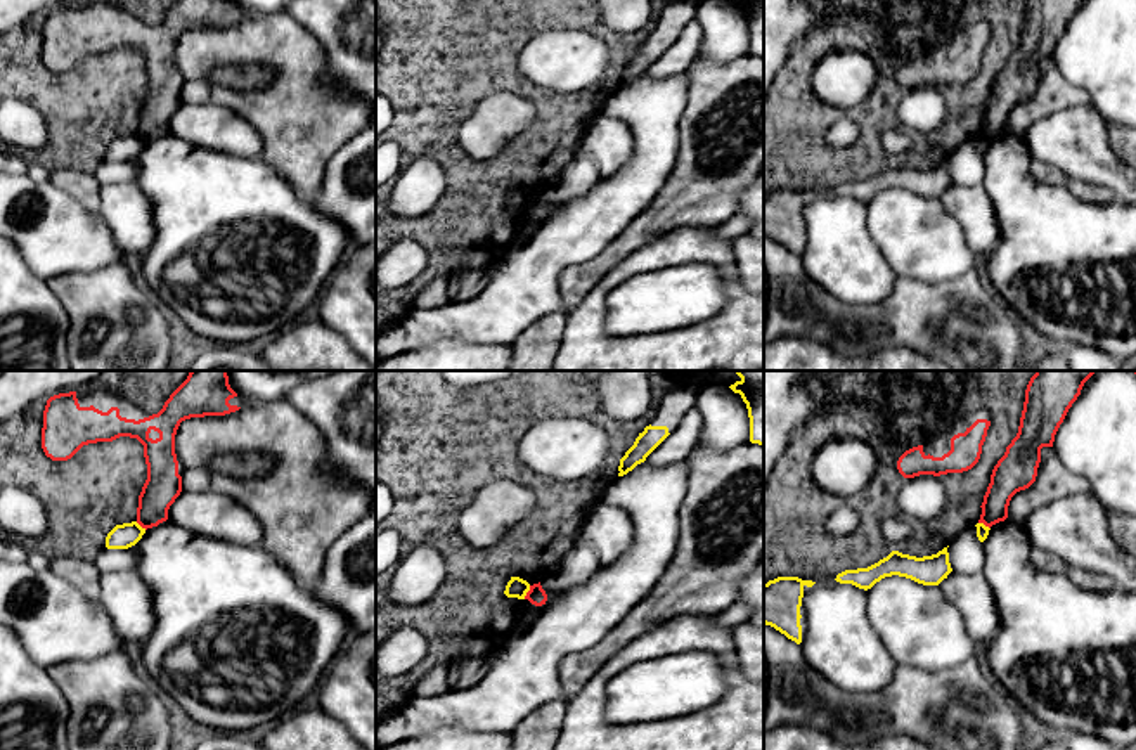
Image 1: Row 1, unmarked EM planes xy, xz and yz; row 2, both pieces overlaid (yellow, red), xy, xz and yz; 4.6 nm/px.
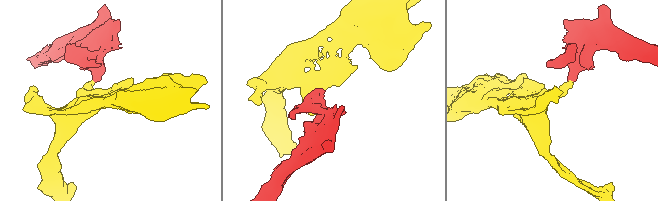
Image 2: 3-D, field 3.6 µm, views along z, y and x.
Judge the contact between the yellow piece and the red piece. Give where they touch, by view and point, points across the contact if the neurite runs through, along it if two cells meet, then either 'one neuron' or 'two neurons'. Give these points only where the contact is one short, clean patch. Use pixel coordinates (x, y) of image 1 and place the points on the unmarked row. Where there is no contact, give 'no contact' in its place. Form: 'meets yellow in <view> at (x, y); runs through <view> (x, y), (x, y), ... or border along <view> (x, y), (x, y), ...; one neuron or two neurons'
meets yellow in xz at (527, 203); border along xz (530, 198), (523, 210); two neurons

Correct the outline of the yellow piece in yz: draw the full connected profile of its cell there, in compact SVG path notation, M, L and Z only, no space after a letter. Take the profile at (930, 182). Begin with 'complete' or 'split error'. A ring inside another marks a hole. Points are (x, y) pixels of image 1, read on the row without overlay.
complete; M947 159L932 168L909 168L892 163L887 170L868 180L845 182L836 187L836 194L852 196L859 201L871 201L885 189L899 187L923 197L939 197L952 184Z

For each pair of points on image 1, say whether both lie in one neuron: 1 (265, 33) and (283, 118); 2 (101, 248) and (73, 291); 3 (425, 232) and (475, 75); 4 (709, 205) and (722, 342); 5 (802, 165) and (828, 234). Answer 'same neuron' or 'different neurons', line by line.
1: same neuron
2: different neurons
3: same neuron
4: different neurons
5: different neurons

